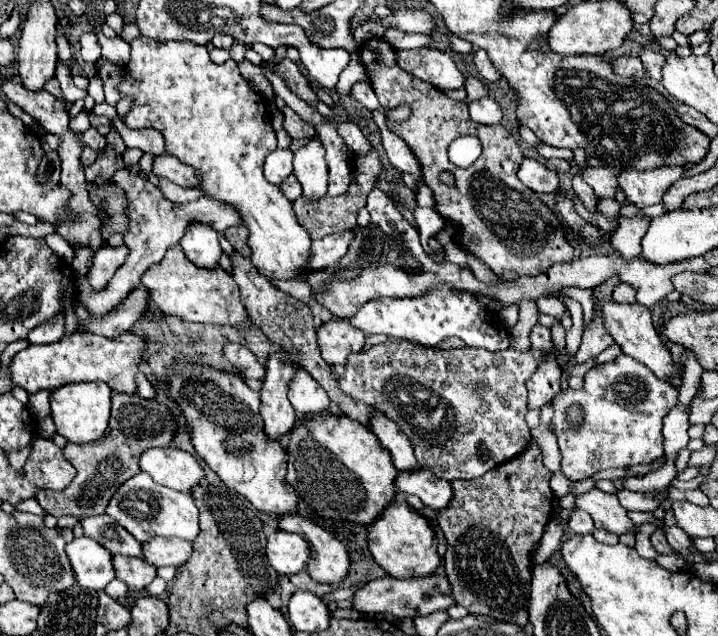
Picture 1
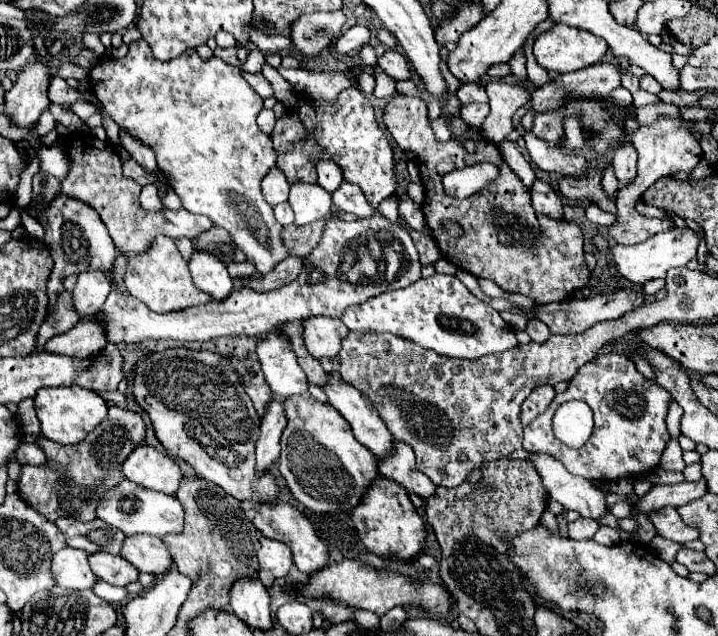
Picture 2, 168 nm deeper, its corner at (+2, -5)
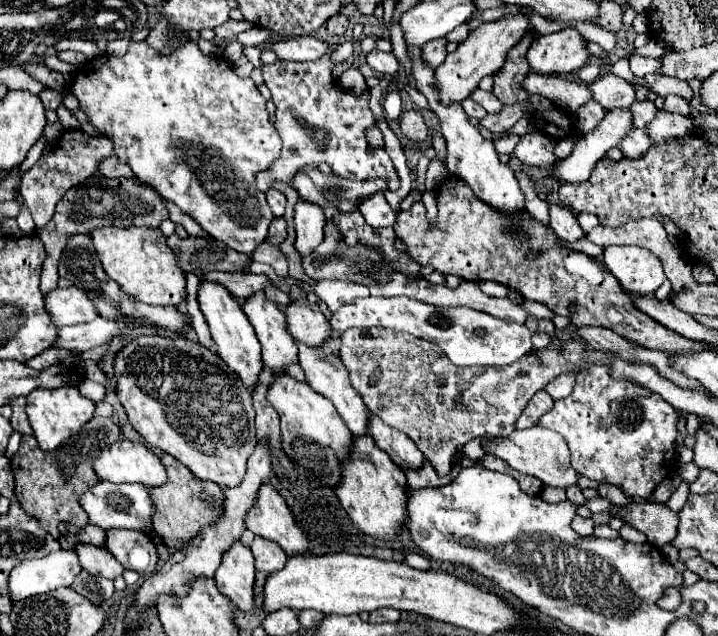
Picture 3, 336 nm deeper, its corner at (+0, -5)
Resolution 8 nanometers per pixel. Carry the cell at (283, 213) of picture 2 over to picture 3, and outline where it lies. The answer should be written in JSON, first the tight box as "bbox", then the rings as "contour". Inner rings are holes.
{"bbox":[266,217,286,247],"contour":[[[276,217],[268,229],[268,237],[266,237],[266,243],[268,245],[274,245],[274,247],[280,247],[280,243],[286,239],[286,221],[284,217]]]}

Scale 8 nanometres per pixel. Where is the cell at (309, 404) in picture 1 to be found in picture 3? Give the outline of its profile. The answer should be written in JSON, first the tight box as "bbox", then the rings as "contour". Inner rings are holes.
{"bbox":[240,291,296,373],"contour":[[[256,291],[248,299],[240,301],[248,321],[256,329],[262,345],[262,361],[274,373],[282,373],[284,365],[296,363],[296,341],[286,331],[284,313],[274,301],[266,299],[264,291]]]}

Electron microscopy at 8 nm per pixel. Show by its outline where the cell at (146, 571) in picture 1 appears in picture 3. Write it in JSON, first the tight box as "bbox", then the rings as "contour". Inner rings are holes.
{"bbox":[74,545,124,579],"contour":[[[74,545],[74,551],[78,555],[80,567],[92,575],[100,575],[106,579],[116,579],[118,575],[124,573],[124,567],[104,549],[96,545]]]}

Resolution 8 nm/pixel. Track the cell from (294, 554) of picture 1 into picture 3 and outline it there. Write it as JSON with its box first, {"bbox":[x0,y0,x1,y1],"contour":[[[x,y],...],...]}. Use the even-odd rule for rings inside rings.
{"bbox":[252,537,288,573],"contour":[[[254,537],[252,555],[254,555],[256,569],[264,571],[264,573],[272,573],[276,569],[282,569],[284,561],[288,561],[286,553],[276,543],[272,543],[264,537]]]}

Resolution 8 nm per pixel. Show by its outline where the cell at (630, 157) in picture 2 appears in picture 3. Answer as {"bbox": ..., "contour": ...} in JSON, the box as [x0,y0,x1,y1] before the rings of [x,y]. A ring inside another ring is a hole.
{"bbox":[618,129,654,159],"contour":[[[632,129],[632,133],[618,145],[624,151],[624,157],[630,159],[640,159],[652,145],[654,141],[650,139],[650,135],[644,129]]]}

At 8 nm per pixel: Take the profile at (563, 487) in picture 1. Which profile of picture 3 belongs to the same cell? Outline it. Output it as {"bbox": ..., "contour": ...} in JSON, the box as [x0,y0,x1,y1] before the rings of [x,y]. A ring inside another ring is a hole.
{"bbox":[482,427,576,487],"contour":[[[530,427],[530,429],[522,429],[522,431],[514,431],[508,437],[488,437],[482,439],[482,449],[502,461],[506,461],[512,469],[532,475],[536,479],[540,479],[546,485],[552,487],[568,487],[576,483],[576,471],[570,465],[570,449],[564,441],[564,437],[560,437],[560,433],[546,429],[546,427]]]}

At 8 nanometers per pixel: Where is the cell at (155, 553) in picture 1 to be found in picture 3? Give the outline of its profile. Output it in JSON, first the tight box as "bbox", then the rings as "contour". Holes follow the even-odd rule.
{"bbox":[104,529,158,575],"contour":[[[106,529],[104,545],[126,569],[140,575],[152,573],[158,563],[158,551],[144,533],[132,529]]]}

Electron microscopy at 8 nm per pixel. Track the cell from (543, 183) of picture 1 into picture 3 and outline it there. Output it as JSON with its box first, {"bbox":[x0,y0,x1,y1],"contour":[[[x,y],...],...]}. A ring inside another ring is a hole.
{"bbox":[550,205,584,243],"contour":[[[550,205],[550,227],[566,243],[574,243],[584,237],[584,231],[580,229],[572,211],[558,205]]]}

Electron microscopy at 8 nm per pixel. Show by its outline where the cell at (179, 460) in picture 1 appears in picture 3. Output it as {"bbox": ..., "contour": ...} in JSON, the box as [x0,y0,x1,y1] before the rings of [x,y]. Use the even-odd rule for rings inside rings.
{"bbox":[92,439,166,487],"contour":[[[128,439],[116,441],[114,445],[102,449],[92,463],[92,469],[100,481],[110,483],[140,483],[146,487],[156,487],[166,481],[160,459],[142,443]]]}

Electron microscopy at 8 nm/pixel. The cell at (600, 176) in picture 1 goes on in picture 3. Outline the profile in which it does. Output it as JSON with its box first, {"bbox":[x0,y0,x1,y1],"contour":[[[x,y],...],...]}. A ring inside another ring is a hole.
{"bbox":[514,131,556,167],"contour":[[[534,131],[526,133],[520,137],[514,155],[524,163],[524,165],[536,165],[536,167],[552,167],[556,163],[554,155],[554,145],[556,141],[548,141],[544,133]]]}

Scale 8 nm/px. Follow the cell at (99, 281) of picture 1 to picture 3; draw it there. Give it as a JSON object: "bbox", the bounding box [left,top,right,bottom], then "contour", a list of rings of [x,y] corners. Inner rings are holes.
{"bbox":[44,287,98,327],"contour":[[[78,287],[68,289],[52,289],[44,297],[44,309],[50,315],[54,327],[66,327],[66,325],[78,325],[88,323],[98,317],[96,307],[88,299],[88,295]]]}

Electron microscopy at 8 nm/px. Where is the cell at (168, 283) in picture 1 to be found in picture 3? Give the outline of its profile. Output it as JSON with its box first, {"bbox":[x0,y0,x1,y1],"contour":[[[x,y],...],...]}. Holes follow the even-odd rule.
{"bbox":[88,227,186,305],"contour":[[[96,227],[88,231],[94,241],[94,251],[106,271],[124,293],[136,297],[148,305],[176,305],[186,301],[186,277],[172,257],[172,249],[166,245],[166,237],[160,229],[148,227]]]}

